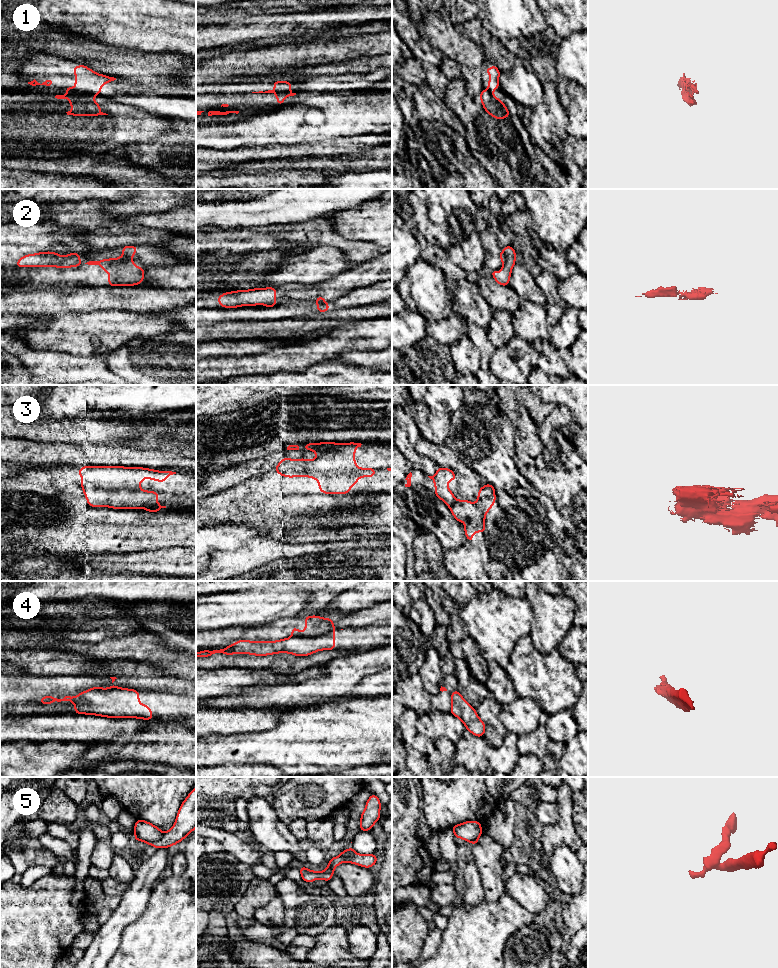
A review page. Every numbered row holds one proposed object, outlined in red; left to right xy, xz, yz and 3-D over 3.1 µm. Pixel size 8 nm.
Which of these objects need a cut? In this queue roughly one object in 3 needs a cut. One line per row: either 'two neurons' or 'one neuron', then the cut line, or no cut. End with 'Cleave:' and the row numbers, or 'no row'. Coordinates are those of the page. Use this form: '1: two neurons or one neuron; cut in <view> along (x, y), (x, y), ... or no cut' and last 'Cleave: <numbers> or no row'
1: two neurons; cut in xy along (69, 94), (93, 96)
2: two neurons; cut in yz along (502, 251), (505, 256), (503, 263)
3: two neurons; cut in xz along (341, 444), (327, 449), (313, 450)
4: two neurons; cut in xz along (334, 629), (316, 636), (292, 637)
5: two neurons; cut in xy along (164, 833), (154, 841), (143, 841), (135, 835)
Cleave: 1, 2, 3, 4, 5

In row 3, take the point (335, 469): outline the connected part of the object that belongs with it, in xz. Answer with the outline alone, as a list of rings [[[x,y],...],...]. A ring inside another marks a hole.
[[[345,443],[328,450],[313,450],[317,458],[293,460],[283,457],[273,470],[280,476],[310,477],[318,481],[321,493],[347,494],[360,477],[374,477],[375,468],[359,468],[355,463],[355,449],[361,443]]]

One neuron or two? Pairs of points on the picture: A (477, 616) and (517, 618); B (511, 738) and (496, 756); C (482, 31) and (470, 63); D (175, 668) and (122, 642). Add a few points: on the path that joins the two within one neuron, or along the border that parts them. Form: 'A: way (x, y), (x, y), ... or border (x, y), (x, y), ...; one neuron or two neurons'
A: way (487, 616), (490, 618), (507, 618); one neuron
B: way (509, 742), (500, 752); one neuron
C: border (463, 33), (479, 46), (485, 58); two neurons
D: way (162, 657), (142, 648), (135, 648); one neuron

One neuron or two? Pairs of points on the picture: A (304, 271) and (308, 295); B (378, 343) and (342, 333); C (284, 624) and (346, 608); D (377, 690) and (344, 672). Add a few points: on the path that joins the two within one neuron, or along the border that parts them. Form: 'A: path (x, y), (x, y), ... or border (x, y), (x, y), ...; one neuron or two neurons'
A: border (336, 275), (314, 284); two neurons
B: path (369, 335), (351, 335); one neuron
C: border (368, 608), (362, 608), (345, 615); two neurons
D: border (381, 671), (365, 676), (356, 685); two neurons

